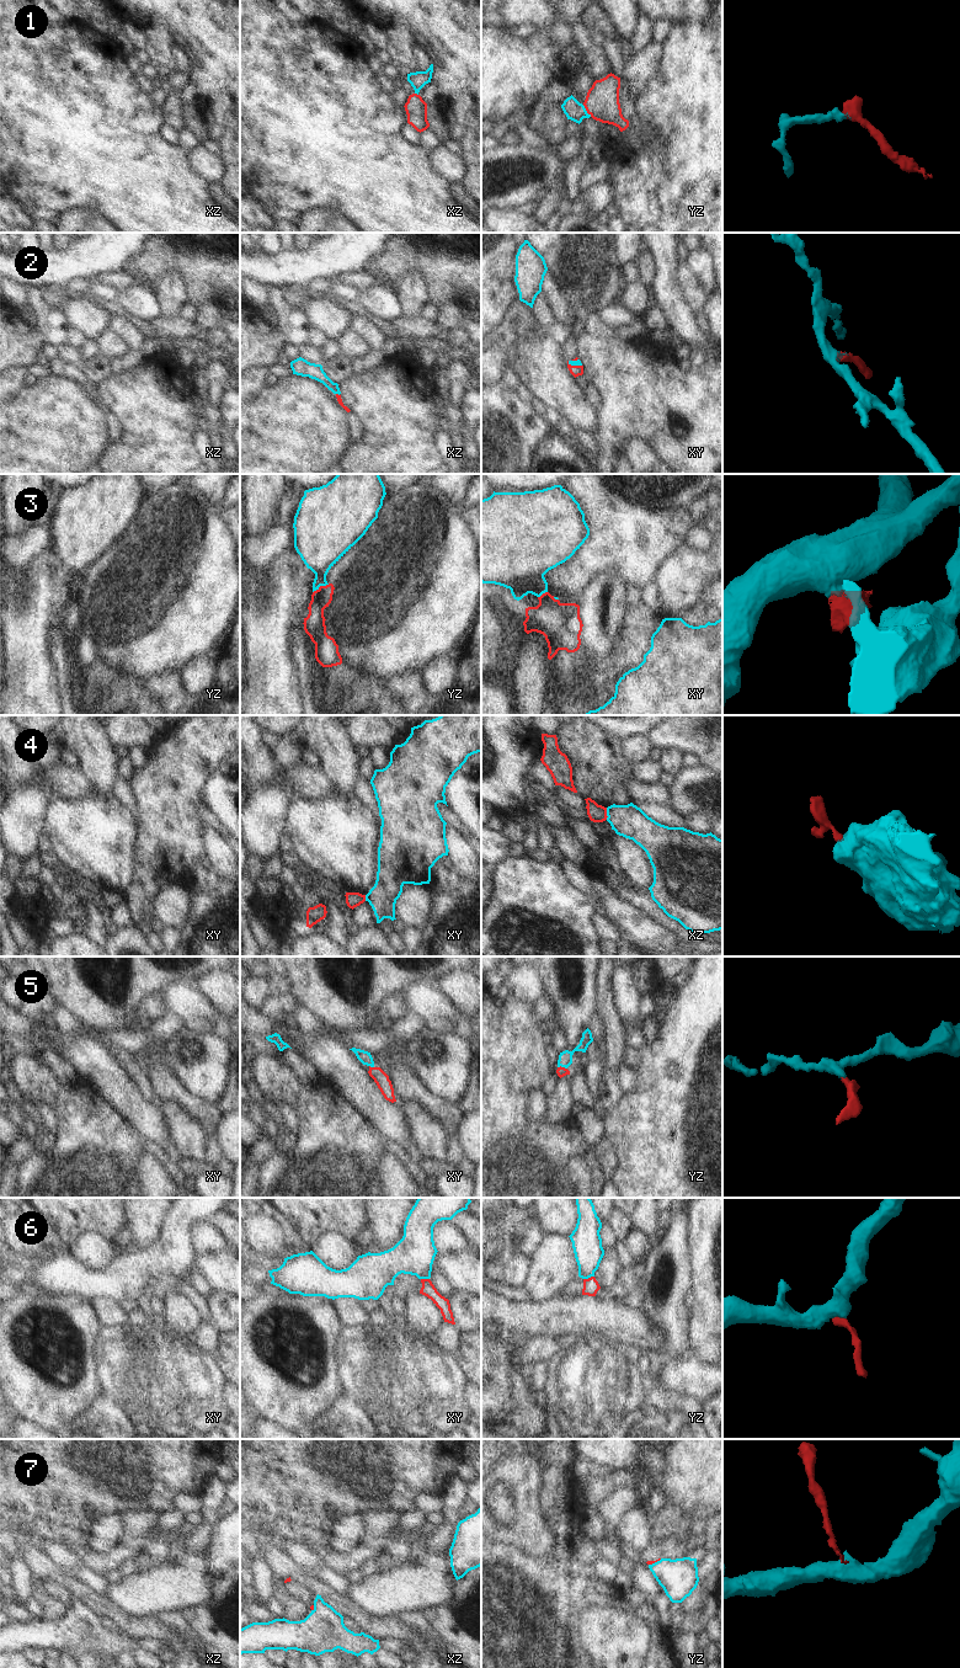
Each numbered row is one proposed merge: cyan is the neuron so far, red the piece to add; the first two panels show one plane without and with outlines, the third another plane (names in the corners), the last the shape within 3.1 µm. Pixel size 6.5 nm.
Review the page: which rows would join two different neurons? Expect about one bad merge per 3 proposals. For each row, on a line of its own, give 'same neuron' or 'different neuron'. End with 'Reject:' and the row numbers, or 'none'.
1: same neuron
2: same neuron
3: different neuron
4: different neuron
5: same neuron
6: different neuron
7: different neuron
Reject: 3, 4, 6, 7

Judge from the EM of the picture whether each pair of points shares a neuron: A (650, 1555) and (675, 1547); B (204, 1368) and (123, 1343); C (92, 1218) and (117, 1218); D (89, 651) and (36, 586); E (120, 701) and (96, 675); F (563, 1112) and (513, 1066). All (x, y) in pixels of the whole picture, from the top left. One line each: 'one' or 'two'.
A: one
B: one
C: one
D: two
E: one
F: two

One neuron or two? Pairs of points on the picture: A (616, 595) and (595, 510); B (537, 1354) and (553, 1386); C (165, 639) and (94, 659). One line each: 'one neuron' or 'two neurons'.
A: two neurons
B: two neurons
C: one neuron

